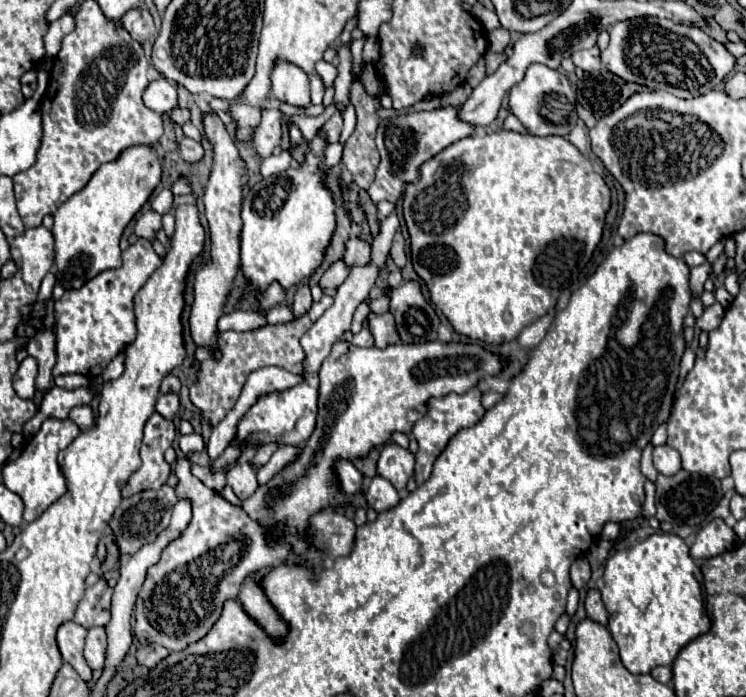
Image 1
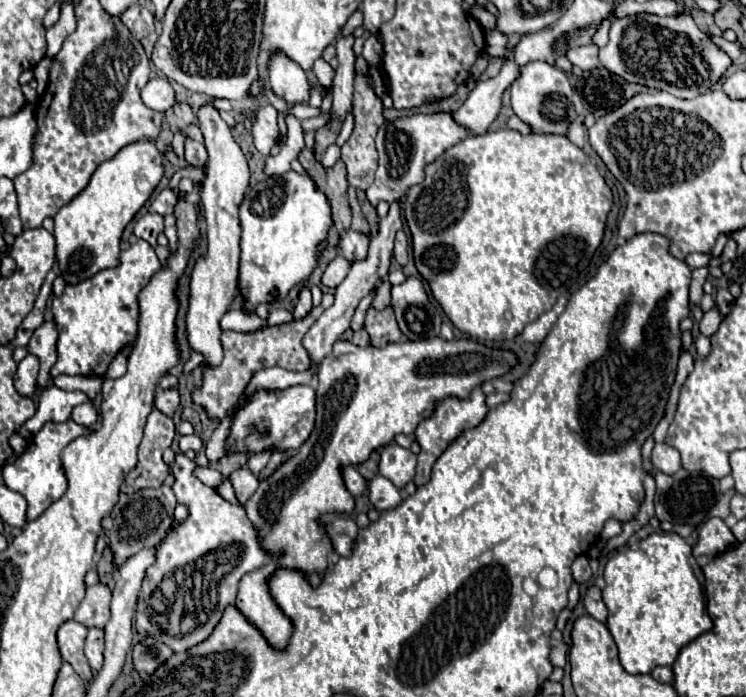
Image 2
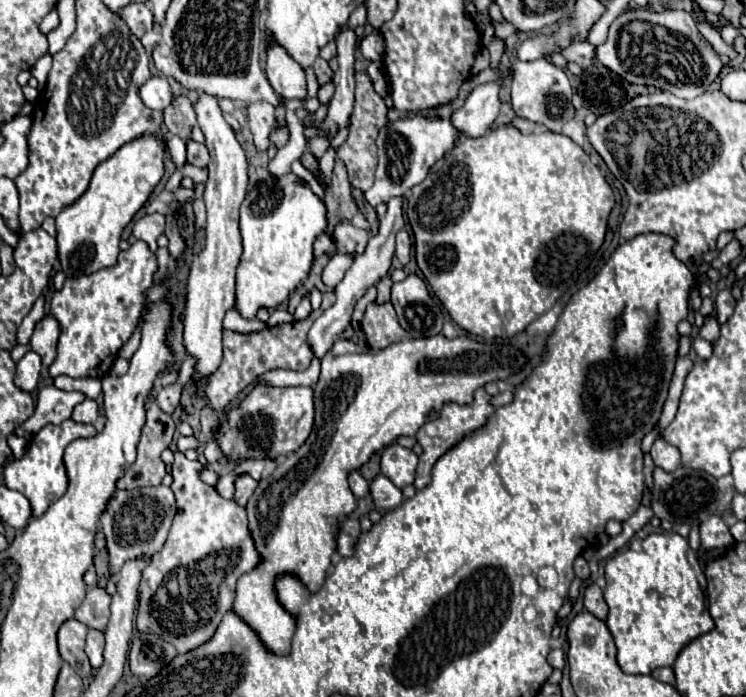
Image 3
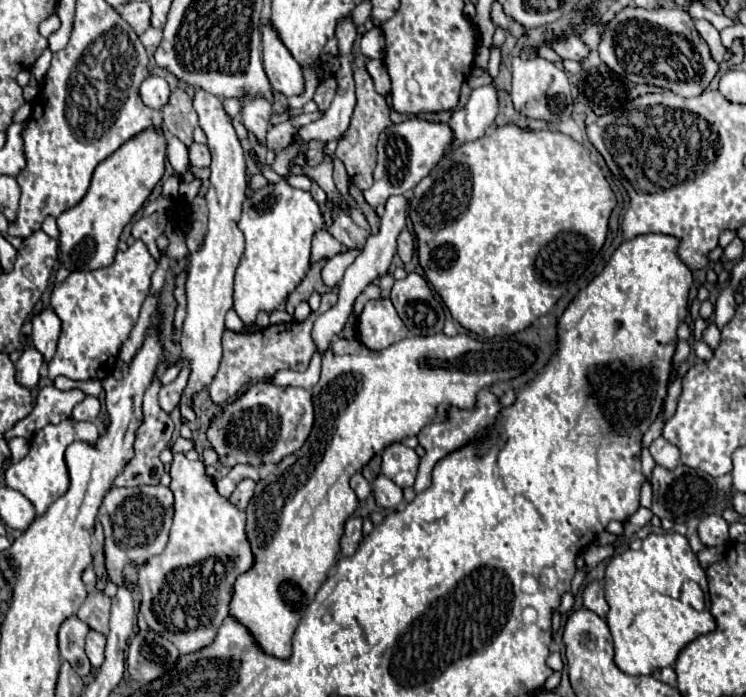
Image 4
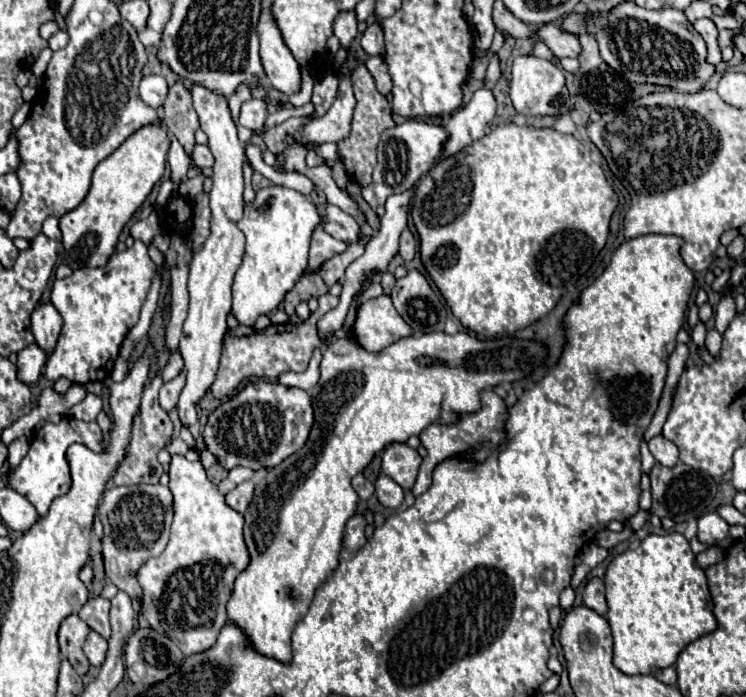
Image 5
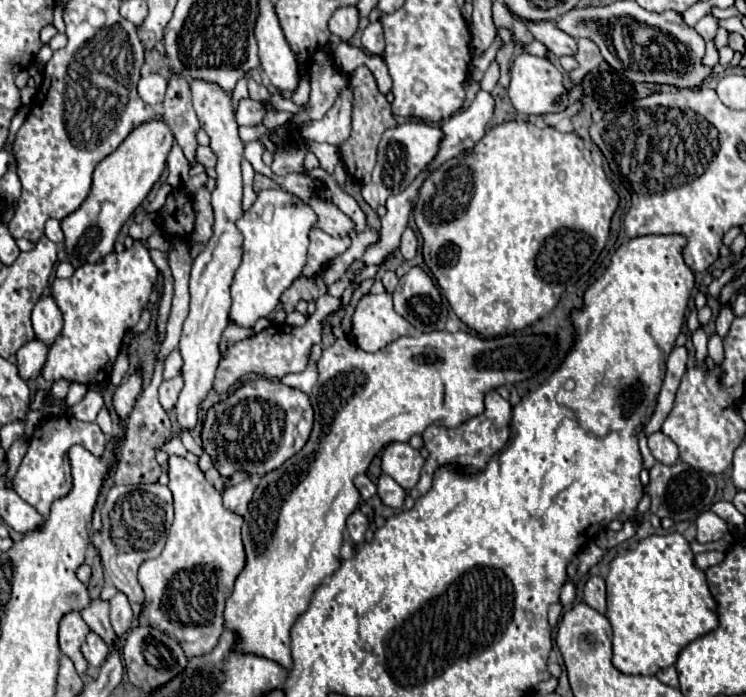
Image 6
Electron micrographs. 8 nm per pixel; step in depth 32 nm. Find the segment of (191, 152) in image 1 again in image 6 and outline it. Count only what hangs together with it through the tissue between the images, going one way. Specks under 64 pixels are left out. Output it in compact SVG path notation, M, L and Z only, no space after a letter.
M198 146L196 148L196 162L202 164L204 168L214 168L216 166L216 156L208 146Z

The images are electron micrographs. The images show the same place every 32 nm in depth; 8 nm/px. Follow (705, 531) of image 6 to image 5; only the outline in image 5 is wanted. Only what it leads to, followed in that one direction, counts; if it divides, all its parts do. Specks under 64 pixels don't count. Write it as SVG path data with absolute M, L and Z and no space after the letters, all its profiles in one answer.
M710 512L698 520L698 538L704 544L720 544L728 536L728 522Z

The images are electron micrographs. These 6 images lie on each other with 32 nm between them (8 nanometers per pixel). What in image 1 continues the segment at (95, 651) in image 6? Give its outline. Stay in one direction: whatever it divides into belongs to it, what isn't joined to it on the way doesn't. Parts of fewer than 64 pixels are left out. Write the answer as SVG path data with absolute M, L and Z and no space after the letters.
M104 628L88 630L84 656L86 656L86 662L92 670L104 668L104 660L106 660L106 630Z

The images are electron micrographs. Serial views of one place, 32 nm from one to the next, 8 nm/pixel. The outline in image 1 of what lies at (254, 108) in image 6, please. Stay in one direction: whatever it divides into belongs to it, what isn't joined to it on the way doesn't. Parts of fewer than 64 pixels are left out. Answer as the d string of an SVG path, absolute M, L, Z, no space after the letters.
M266 108L260 126L254 132L254 146L262 158L268 158L280 144L282 144L282 112L276 108Z

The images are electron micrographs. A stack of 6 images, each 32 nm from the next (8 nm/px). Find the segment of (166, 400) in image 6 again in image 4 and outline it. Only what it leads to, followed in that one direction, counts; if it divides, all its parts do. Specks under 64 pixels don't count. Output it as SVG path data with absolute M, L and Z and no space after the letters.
M184 362L178 378L174 382L170 382L170 384L160 388L158 402L160 402L160 408L164 412L170 414L180 404L180 396L182 396L182 390L186 388L186 384L188 384L188 376L190 376L190 366L188 366L188 362Z

